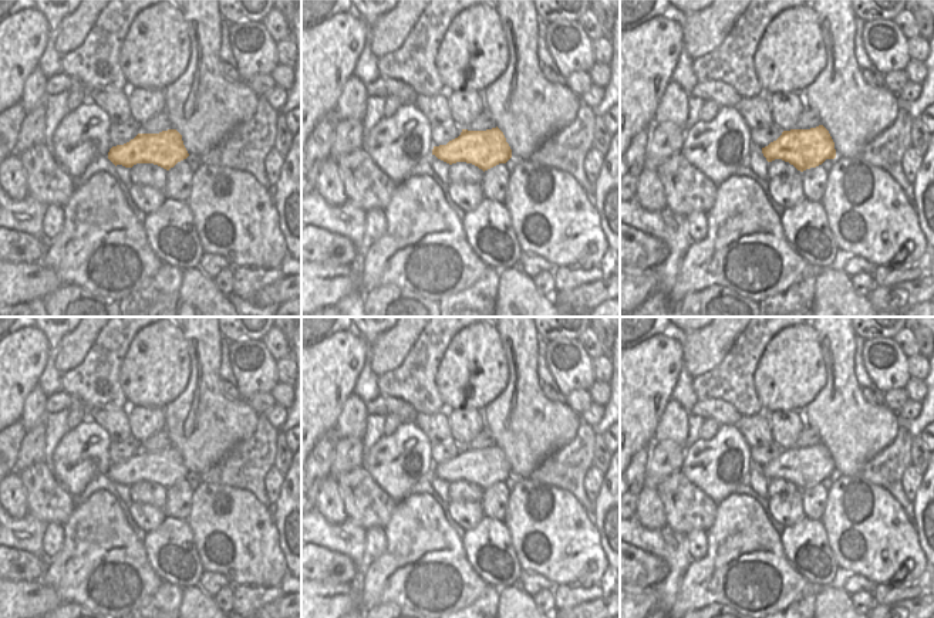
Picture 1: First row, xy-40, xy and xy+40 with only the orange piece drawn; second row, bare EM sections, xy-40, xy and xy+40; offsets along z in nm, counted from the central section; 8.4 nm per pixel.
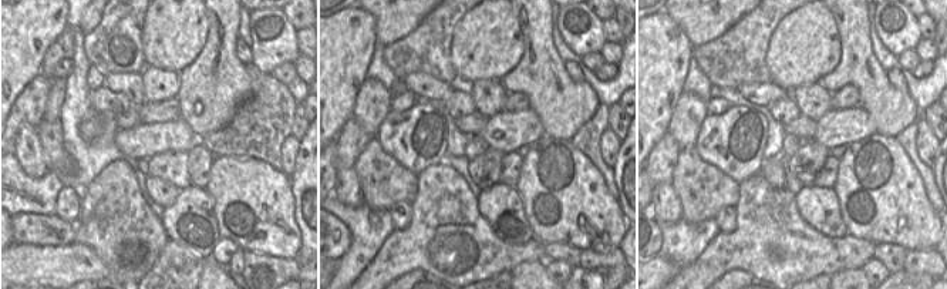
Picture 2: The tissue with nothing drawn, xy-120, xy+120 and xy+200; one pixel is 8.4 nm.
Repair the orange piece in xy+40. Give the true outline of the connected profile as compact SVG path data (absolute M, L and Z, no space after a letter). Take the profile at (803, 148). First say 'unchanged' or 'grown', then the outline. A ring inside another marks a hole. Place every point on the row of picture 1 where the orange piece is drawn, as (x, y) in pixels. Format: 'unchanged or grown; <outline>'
unchanged; M823 125L783 131L776 141L762 148L762 153L768 162L782 159L800 172L836 158L834 142Z

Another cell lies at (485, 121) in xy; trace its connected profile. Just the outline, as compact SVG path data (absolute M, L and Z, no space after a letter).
M485 109L466 129L468 131L486 131L496 128L493 115Z

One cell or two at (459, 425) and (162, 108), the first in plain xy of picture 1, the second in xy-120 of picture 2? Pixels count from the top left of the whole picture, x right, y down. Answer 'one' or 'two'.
two

